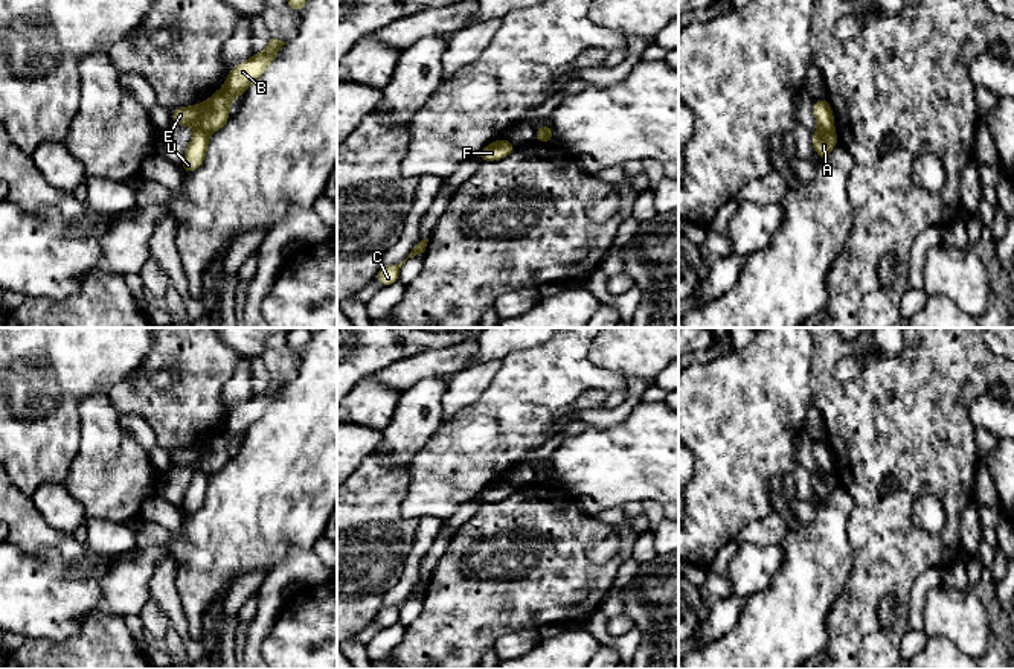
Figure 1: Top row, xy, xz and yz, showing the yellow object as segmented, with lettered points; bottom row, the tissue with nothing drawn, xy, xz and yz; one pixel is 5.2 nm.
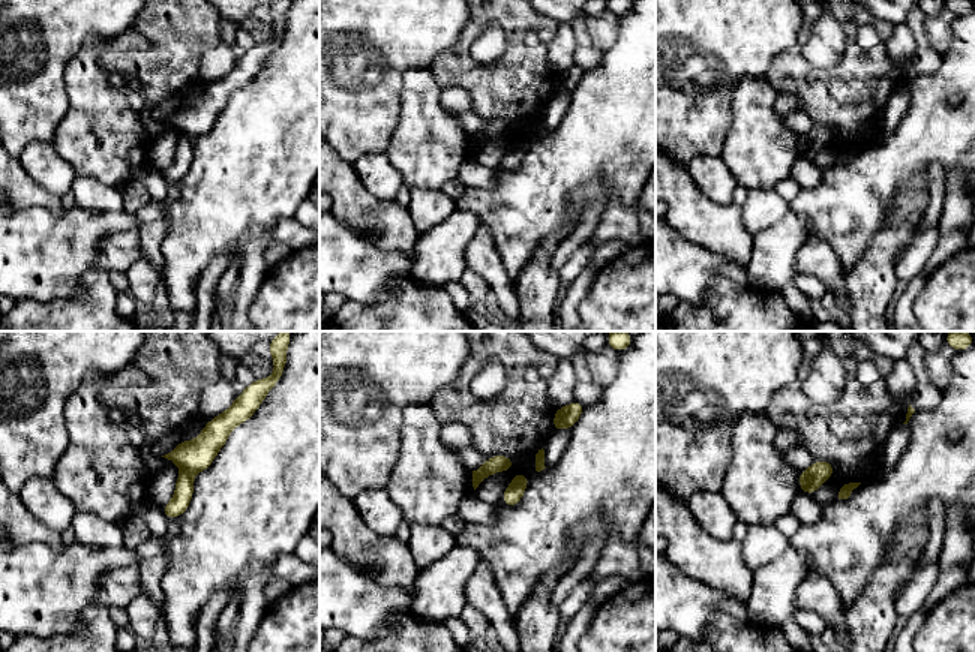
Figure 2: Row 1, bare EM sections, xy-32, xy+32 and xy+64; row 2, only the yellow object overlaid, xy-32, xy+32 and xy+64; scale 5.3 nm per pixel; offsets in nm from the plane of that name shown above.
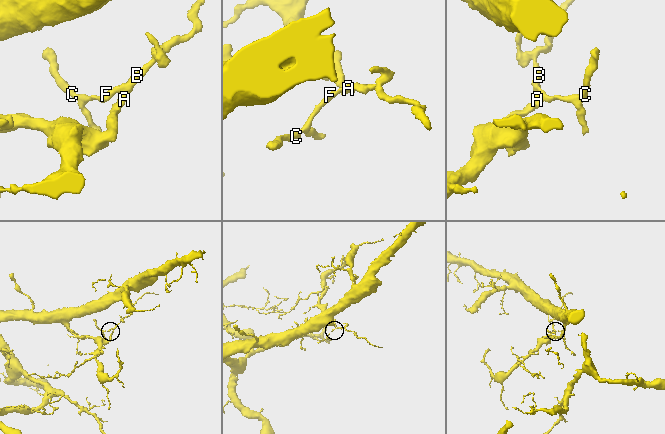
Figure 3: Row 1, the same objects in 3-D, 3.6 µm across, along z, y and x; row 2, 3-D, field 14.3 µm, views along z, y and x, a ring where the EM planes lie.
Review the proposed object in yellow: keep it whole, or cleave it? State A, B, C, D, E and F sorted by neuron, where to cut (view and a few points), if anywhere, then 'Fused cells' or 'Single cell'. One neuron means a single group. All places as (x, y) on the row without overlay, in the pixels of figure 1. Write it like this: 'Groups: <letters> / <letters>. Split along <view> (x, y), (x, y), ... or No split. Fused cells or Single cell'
Groups: A D / B C E F. Split along xy (194, 470), (202, 470), (208, 474). Fused cells

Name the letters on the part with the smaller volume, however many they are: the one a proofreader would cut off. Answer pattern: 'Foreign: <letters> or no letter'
Foreign: B, C, E, F

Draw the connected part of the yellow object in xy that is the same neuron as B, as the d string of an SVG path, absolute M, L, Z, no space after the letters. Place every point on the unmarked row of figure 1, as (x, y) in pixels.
M271 379L262 393L256 393L245 404L232 408L224 428L206 443L172 451L172 465L189 466L194 471L201 469L206 474L221 471L230 460L229 447L232 442L244 436L245 430L264 416L284 386L285 383Z

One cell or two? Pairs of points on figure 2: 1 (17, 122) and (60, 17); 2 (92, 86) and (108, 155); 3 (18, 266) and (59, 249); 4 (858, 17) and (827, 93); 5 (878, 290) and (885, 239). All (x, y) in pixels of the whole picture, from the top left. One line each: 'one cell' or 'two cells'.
1: one cell
2: one cell
3: one cell
4: one cell
5: one cell

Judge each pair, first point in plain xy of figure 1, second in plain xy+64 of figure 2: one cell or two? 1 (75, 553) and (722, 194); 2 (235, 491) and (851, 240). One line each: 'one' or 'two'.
1: two
2: one

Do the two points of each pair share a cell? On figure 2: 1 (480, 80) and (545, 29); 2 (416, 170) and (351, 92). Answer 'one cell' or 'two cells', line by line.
1: one cell
2: two cells

